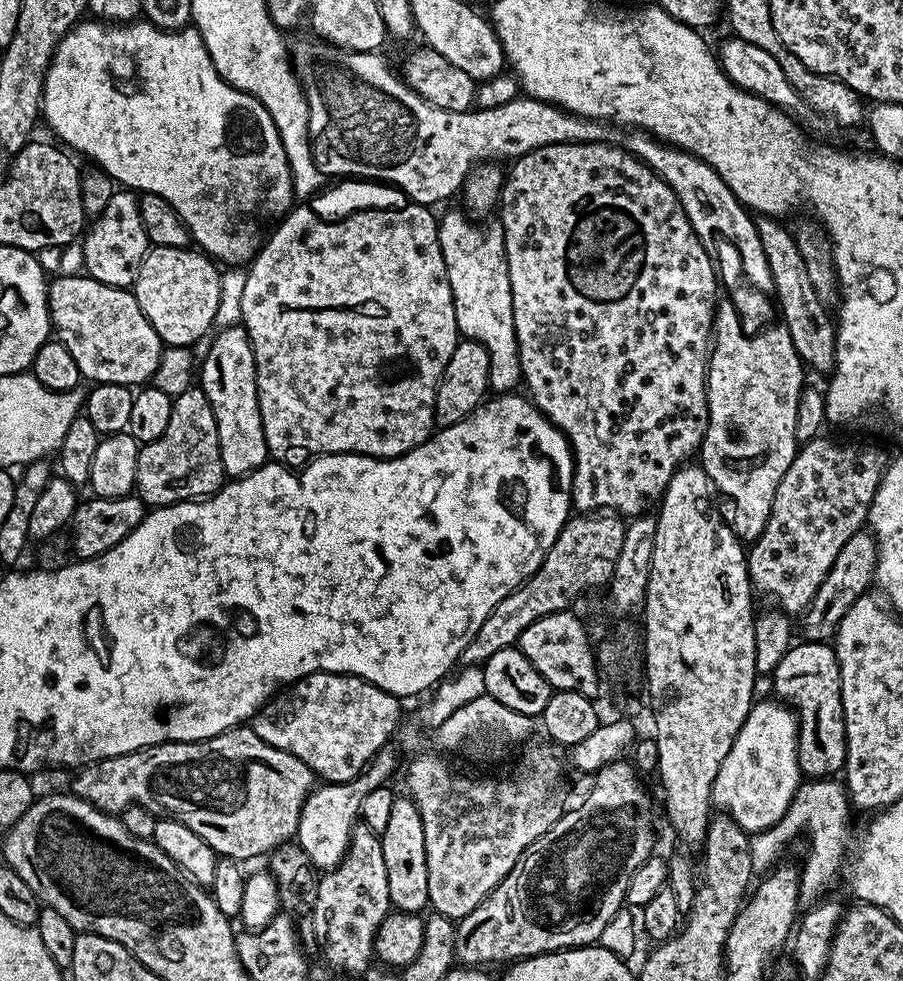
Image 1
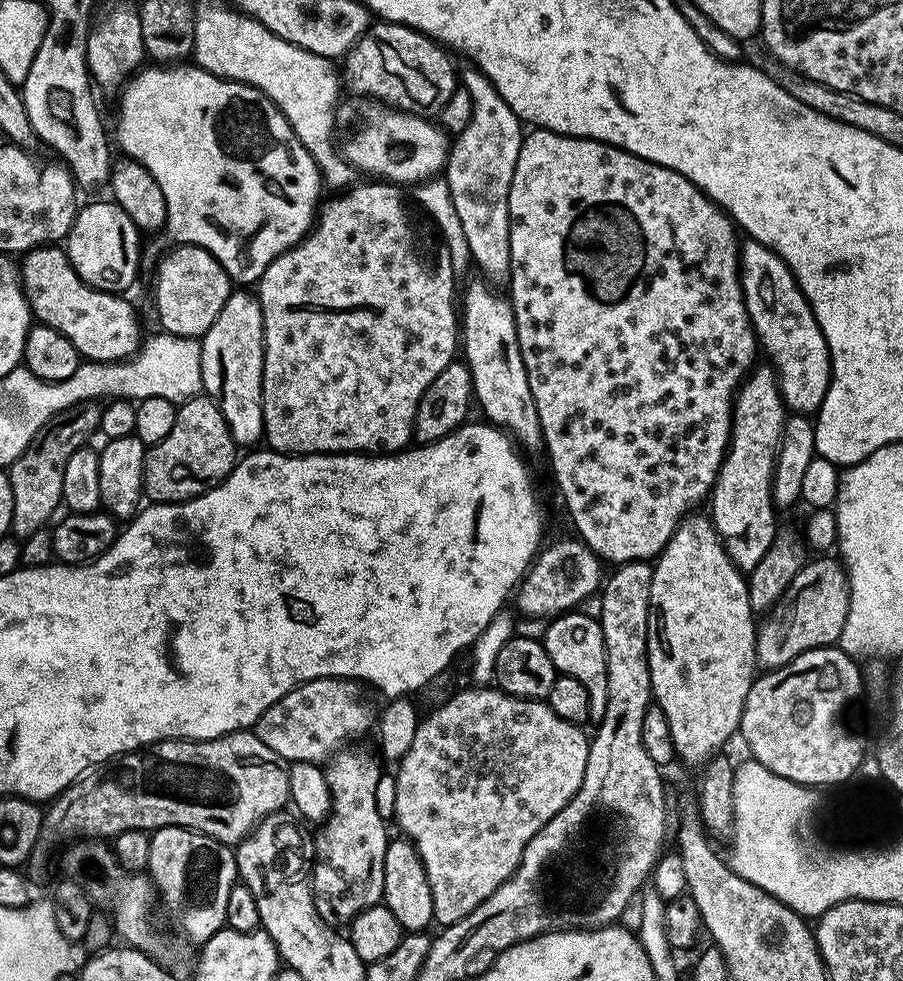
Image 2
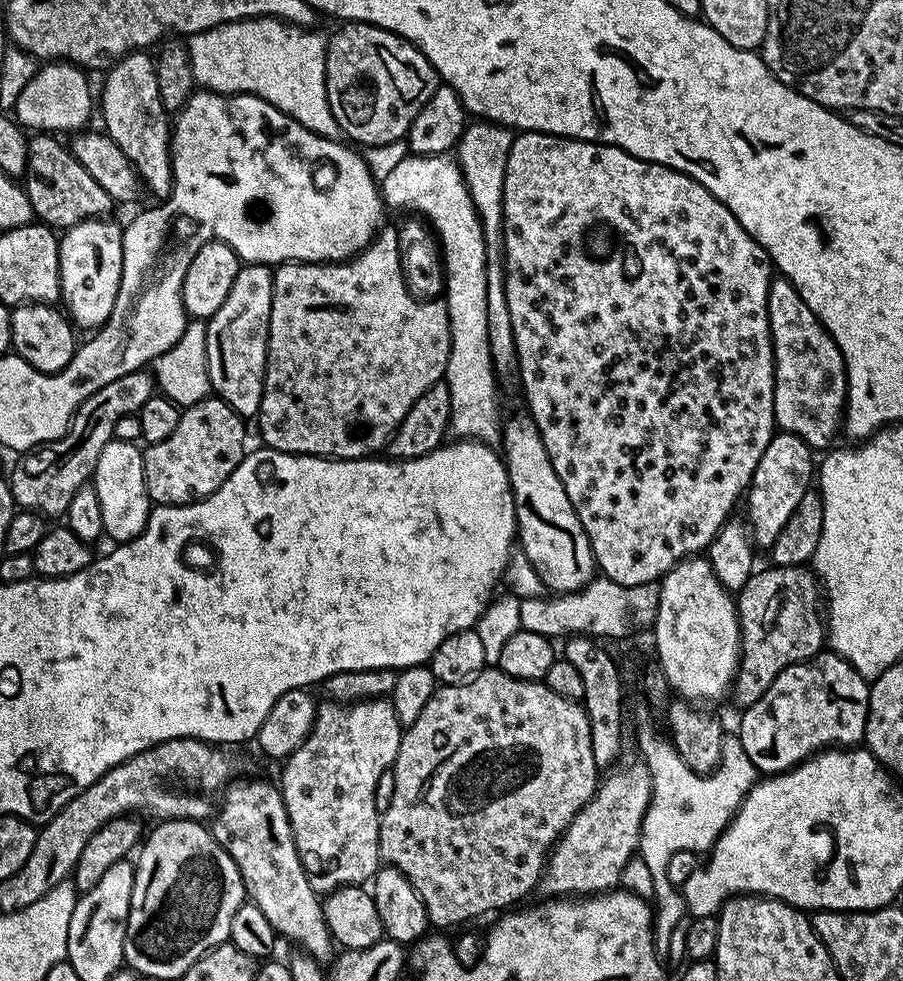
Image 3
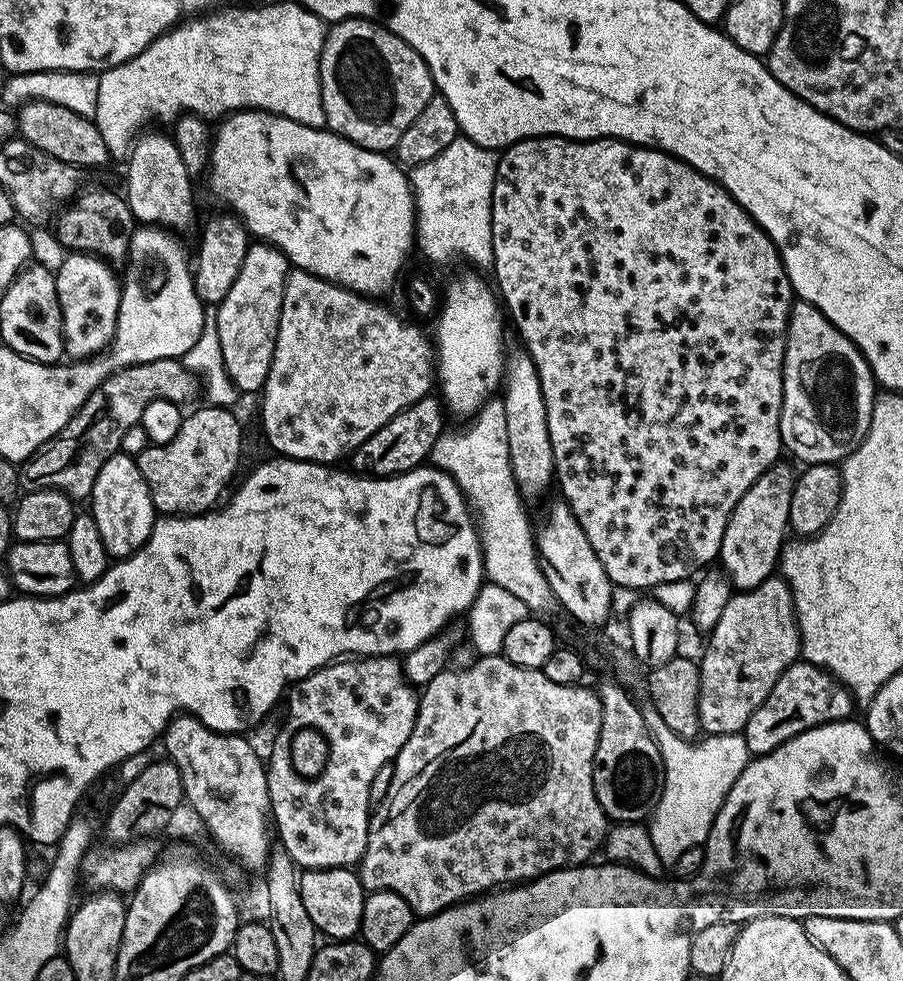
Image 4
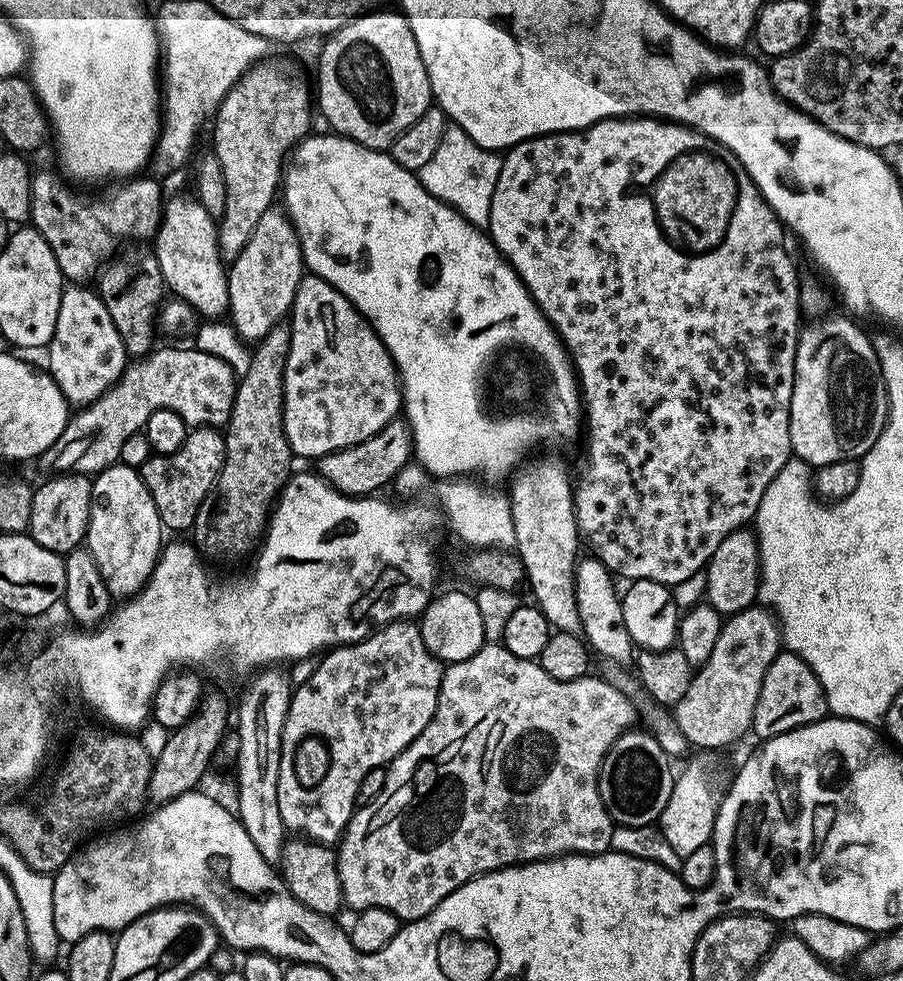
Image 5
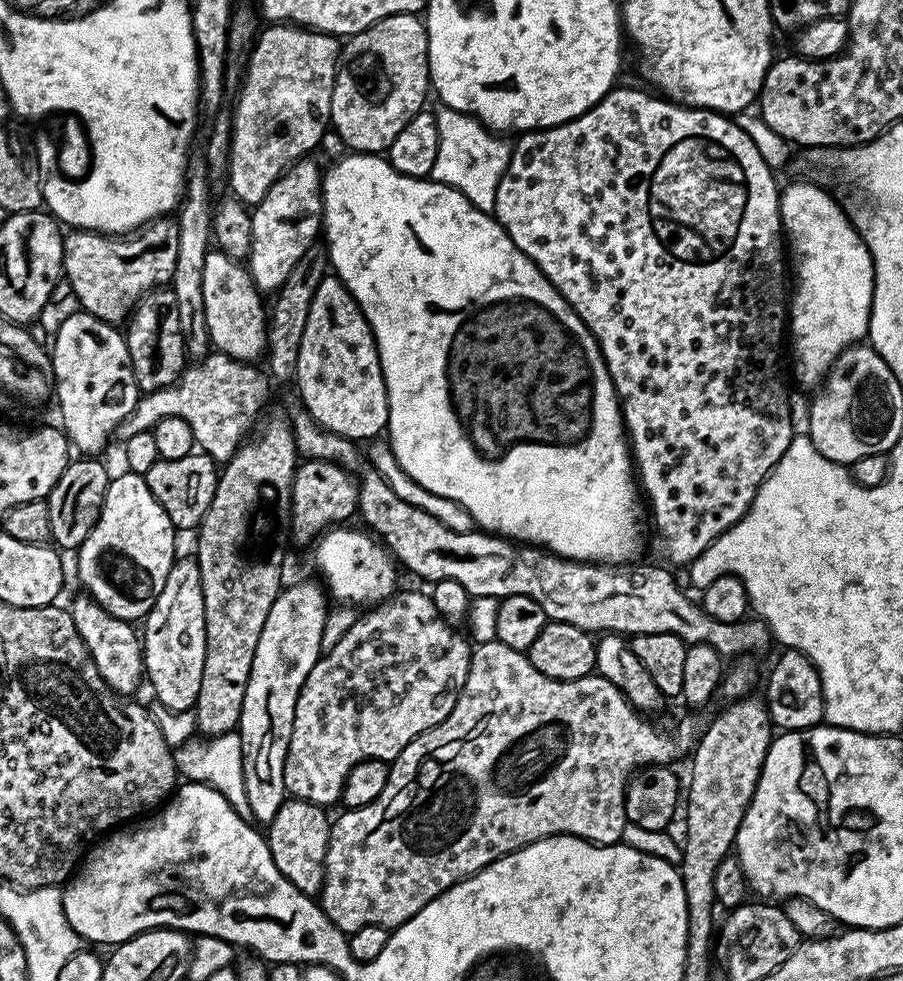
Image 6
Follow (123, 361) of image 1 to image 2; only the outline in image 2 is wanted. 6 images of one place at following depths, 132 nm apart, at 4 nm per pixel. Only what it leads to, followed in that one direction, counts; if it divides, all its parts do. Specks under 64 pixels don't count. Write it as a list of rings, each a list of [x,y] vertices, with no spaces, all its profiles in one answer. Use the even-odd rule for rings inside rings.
[[[63,247],[32,248],[23,253],[18,267],[20,282],[33,317],[39,323],[59,330],[85,361],[126,360],[140,347],[140,324],[136,321],[131,302],[124,300],[128,298],[115,292],[103,292],[82,282]]]

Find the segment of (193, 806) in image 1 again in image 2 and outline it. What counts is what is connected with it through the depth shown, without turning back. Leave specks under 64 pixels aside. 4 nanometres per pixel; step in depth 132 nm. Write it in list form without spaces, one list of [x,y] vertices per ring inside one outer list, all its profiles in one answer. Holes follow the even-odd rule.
[[[252,730],[228,732],[213,740],[162,740],[115,757],[91,774],[74,781],[47,805],[40,838],[46,845],[55,840],[72,842],[77,838],[114,838],[126,830],[151,834],[157,828],[178,826],[206,834],[220,844],[235,846],[251,836],[253,828],[267,816],[281,811],[289,803],[289,765],[289,761],[274,754],[274,750],[270,750],[270,746],[258,739]]]

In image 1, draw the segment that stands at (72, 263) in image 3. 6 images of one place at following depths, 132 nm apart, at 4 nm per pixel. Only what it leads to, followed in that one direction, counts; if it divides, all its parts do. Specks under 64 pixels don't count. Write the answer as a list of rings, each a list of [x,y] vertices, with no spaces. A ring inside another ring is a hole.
[[[117,190],[110,198],[106,210],[102,210],[102,214],[95,217],[91,224],[82,236],[82,241],[84,240],[83,271],[103,284],[131,289],[135,285],[140,263],[144,261],[144,255],[148,253],[150,247],[148,235],[140,217],[139,199],[131,191]]]

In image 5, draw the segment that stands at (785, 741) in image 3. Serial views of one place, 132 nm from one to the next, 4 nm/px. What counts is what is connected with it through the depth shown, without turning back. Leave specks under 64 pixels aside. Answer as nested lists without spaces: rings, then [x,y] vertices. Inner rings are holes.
[[[781,650],[774,658],[774,662],[770,662],[766,678],[762,678],[762,694],[758,694],[758,706],[754,706],[751,731],[757,732],[760,735],[759,739],[765,741],[795,728],[816,724],[828,715],[826,694],[814,670],[810,670],[810,666],[802,662],[802,658],[787,650]]]

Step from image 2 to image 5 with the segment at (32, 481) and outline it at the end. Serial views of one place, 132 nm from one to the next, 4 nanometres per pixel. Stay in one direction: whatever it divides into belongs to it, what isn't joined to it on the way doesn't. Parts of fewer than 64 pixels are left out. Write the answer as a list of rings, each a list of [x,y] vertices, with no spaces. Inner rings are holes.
[[[160,348],[129,363],[111,388],[93,404],[81,407],[69,419],[64,433],[44,451],[38,464],[48,474],[95,474],[117,463],[130,434],[141,431],[154,410],[174,410],[190,426],[219,429],[227,425],[238,377],[232,367],[214,354],[189,348]]]

